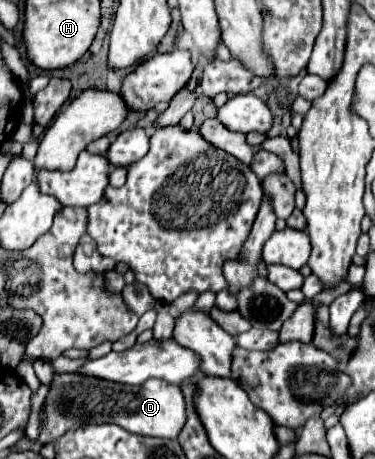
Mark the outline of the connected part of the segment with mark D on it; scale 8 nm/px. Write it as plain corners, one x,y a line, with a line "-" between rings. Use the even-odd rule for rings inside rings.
57,374
47,394
47,422
37,442
53,442
73,426
113,422
127,432
159,438
177,438
185,426
185,396
177,384
151,380
143,386
123,386
117,382
99,382
97,378
79,378
79,374

